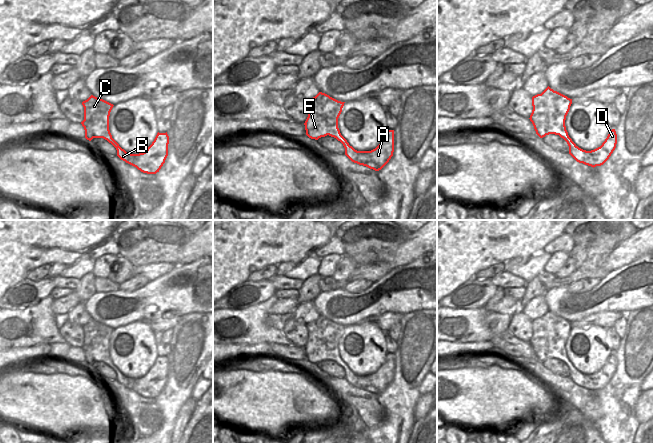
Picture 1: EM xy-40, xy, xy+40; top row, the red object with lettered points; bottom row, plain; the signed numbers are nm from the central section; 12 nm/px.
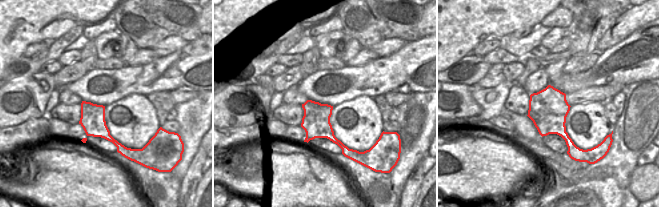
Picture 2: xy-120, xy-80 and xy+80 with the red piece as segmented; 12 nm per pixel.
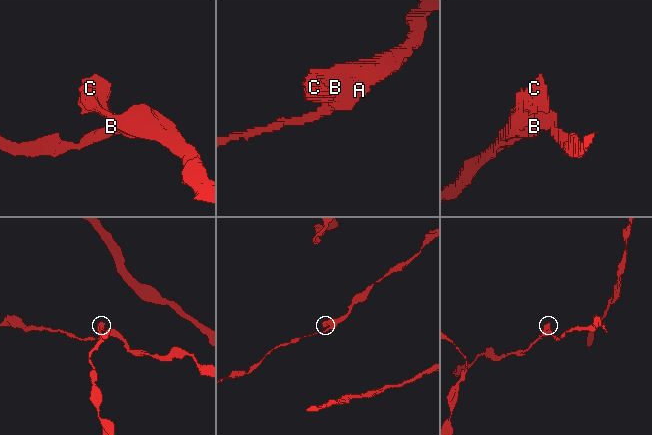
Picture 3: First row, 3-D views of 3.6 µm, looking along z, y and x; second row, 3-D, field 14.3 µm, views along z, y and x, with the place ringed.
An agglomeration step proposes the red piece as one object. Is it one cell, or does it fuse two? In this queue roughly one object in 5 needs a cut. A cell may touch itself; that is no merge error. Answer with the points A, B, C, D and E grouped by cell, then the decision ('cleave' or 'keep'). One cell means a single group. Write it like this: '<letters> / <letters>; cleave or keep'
A B C D E; keep

